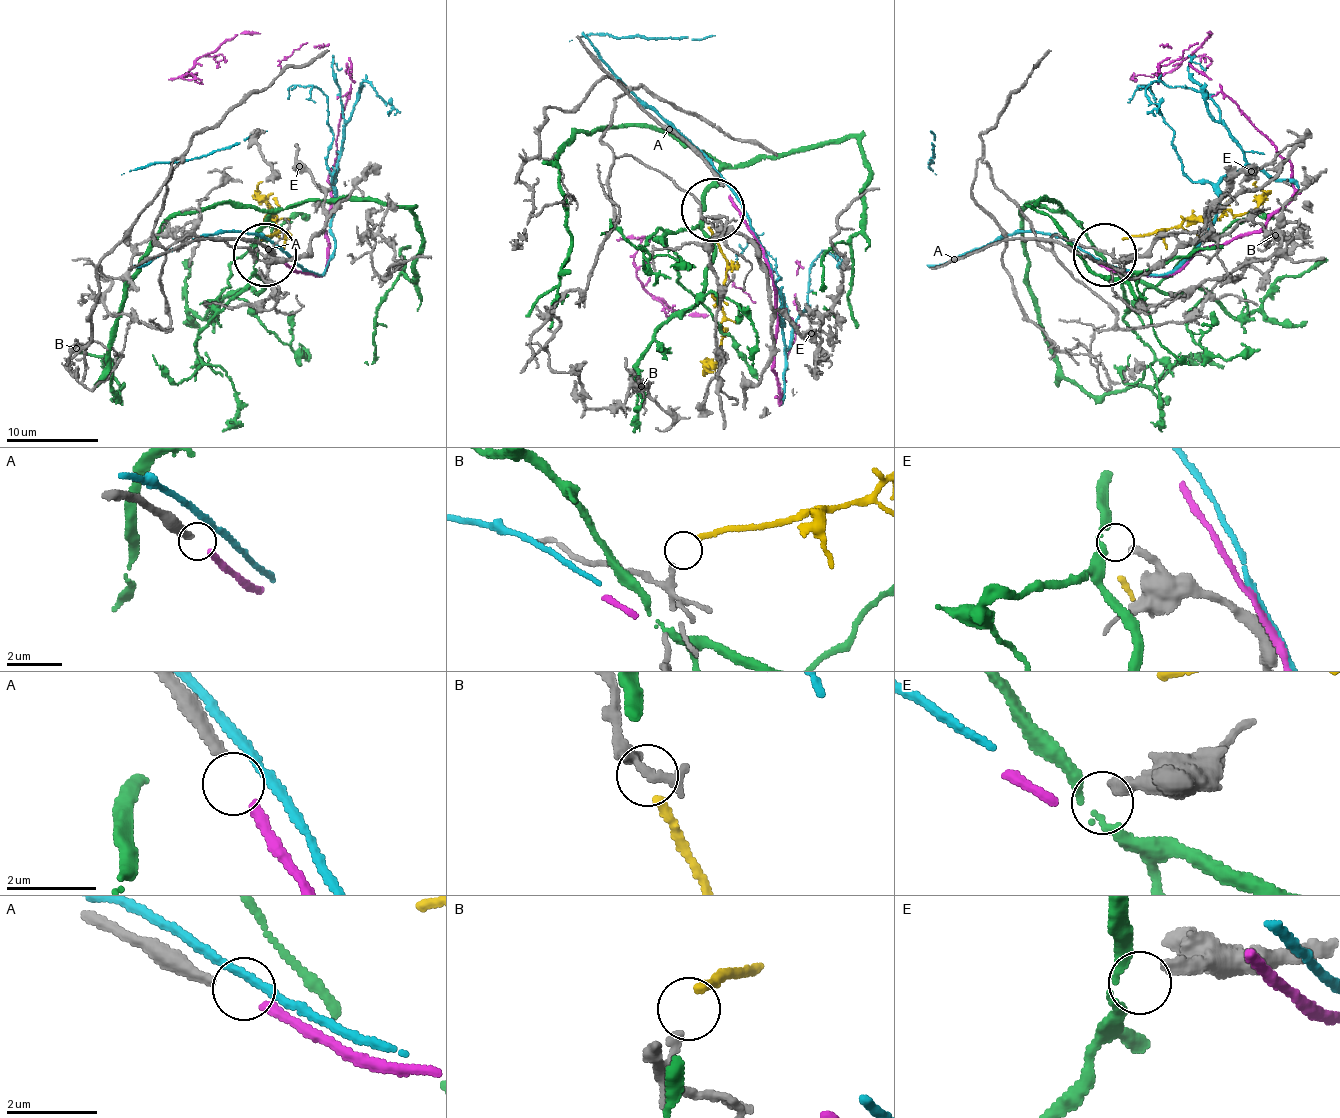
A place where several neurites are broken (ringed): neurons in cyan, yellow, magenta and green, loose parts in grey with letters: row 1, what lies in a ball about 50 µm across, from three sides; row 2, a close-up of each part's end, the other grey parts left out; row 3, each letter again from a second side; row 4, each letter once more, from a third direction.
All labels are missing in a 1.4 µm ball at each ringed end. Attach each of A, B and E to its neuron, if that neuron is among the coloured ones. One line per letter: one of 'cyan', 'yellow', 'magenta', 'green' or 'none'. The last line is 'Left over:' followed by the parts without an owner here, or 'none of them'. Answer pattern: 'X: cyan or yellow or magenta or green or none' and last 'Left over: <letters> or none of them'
A: magenta
B: yellow
E: none
Left over: E

